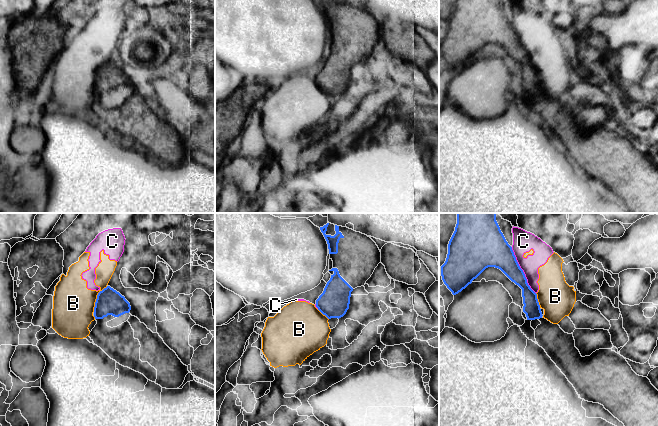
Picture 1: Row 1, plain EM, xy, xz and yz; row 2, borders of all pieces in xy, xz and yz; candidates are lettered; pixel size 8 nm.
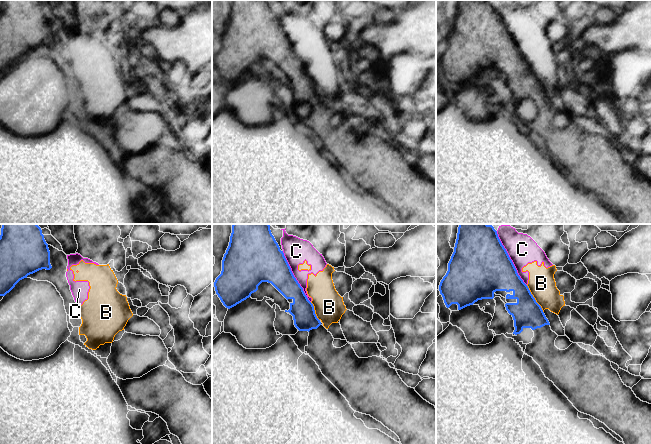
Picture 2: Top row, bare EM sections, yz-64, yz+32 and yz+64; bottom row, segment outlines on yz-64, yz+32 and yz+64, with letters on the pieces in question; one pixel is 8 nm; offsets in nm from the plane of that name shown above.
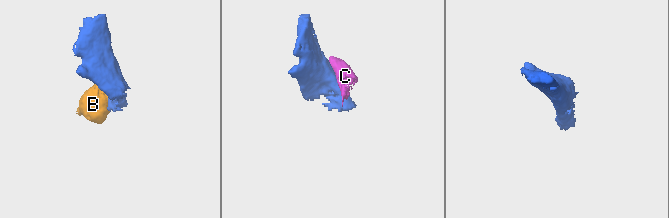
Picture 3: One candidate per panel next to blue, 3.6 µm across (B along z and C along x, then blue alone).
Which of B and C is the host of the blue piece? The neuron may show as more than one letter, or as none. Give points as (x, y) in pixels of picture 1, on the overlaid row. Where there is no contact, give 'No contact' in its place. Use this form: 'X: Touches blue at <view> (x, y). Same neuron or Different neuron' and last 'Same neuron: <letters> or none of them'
B: Touches blue at xy (97, 298). Different neuron
C: Touches blue at yz (522, 270). Different neuron
Same neuron: none of them

